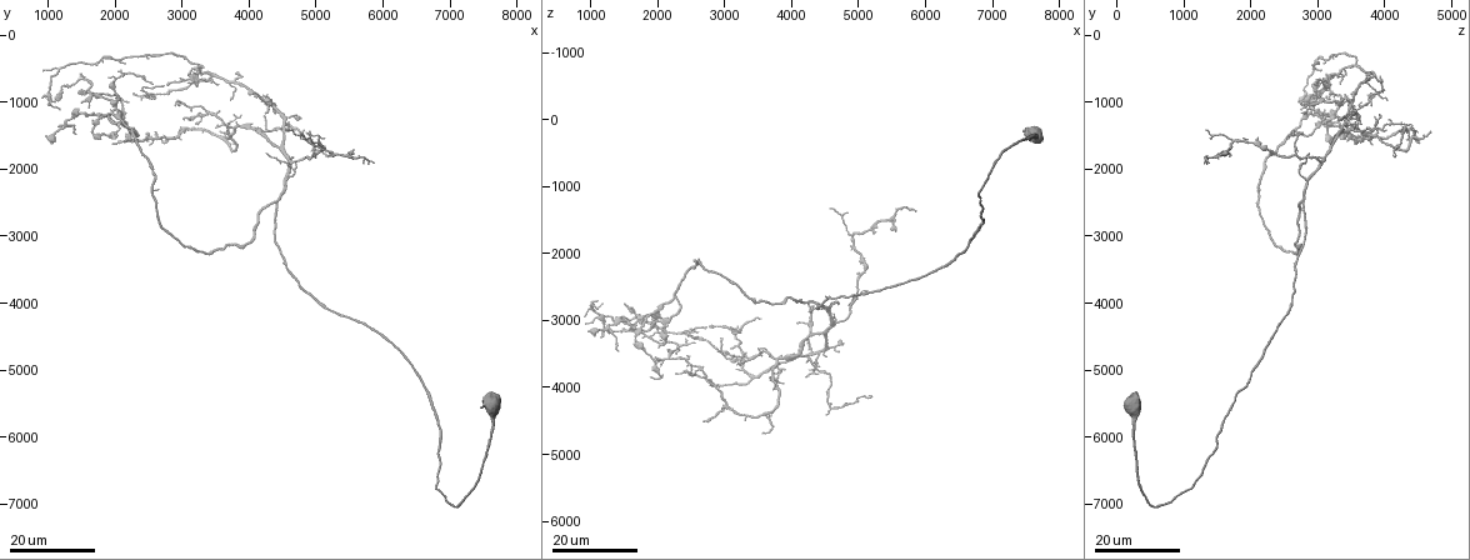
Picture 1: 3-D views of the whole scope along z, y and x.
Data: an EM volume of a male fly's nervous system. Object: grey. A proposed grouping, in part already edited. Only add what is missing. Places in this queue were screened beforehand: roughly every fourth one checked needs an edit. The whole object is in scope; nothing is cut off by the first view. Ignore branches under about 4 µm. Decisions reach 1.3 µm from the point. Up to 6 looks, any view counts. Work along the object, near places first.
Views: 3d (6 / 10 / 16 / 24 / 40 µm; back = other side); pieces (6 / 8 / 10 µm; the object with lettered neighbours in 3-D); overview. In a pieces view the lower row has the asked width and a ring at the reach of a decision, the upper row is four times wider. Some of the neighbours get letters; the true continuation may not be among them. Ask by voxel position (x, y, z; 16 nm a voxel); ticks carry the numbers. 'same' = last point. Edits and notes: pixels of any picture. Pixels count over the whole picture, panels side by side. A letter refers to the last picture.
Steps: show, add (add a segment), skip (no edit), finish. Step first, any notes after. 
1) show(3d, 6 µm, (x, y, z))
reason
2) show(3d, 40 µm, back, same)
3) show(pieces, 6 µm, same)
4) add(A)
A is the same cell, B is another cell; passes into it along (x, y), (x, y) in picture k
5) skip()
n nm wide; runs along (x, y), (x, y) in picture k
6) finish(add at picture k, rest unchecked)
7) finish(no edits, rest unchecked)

show(3d, 24 µm, (3000, 1000, 3300))
long arm stops here

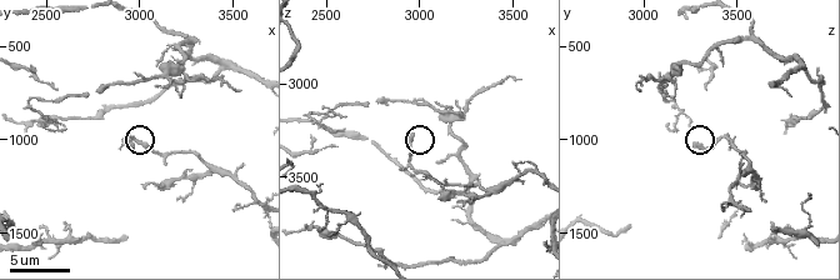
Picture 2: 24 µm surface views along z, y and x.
show(pieces, 6 µm, (2960, 1020, 3280))
see the neighbours

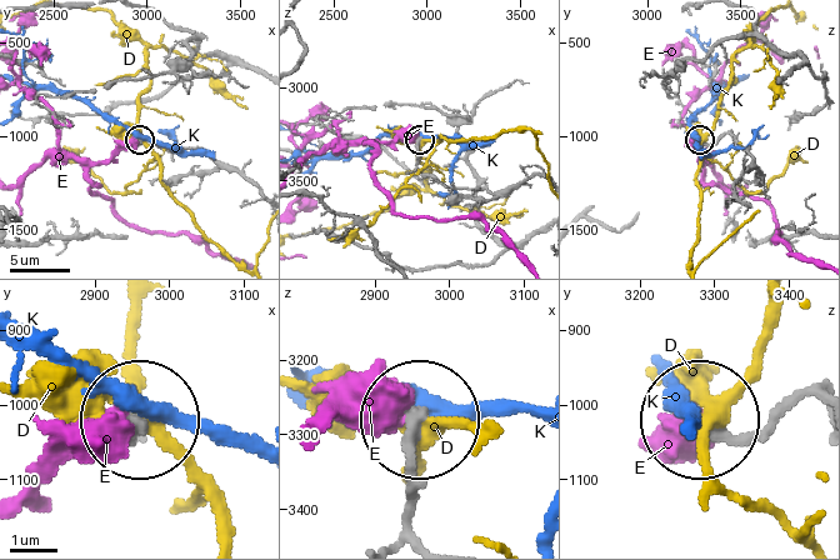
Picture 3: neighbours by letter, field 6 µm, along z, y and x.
skip()
D, E and K are other cells; runs along (419, 536), (419, 420) in picture 3; no lettered segment goes on from it

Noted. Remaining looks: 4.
show(3d, 16 µm, (1900, 1250, 3850))
long arm stops here

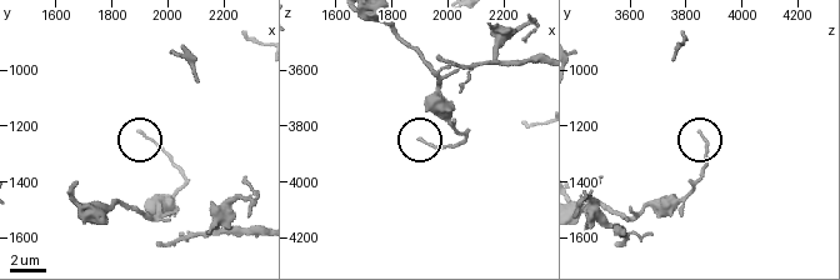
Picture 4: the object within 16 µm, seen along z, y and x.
show(pieces, 8 µm, (1900, 1220, 3860))

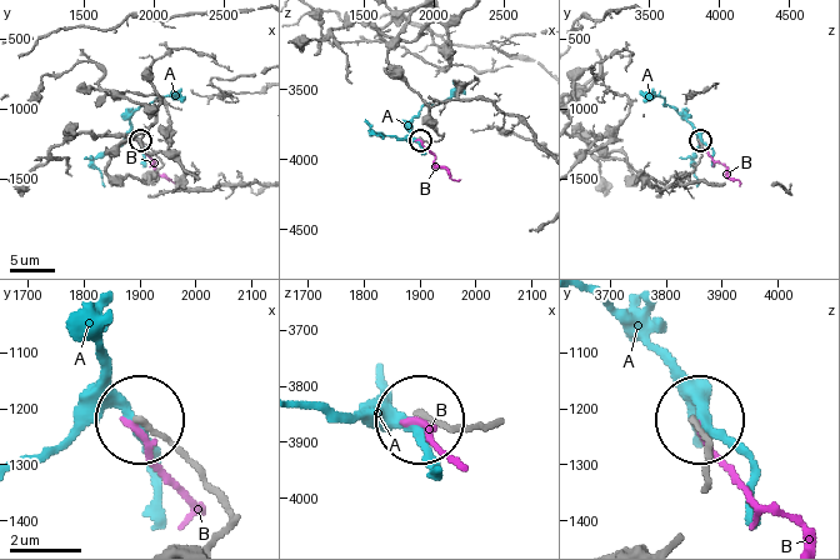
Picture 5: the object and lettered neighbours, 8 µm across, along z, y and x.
skip()
120 nm wide; A and B are other cells; runs along (704, 481), (695, 421) in picture 5; none of them fits

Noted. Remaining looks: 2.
show(3d, 16 µm, (1950, 1650, 3550))

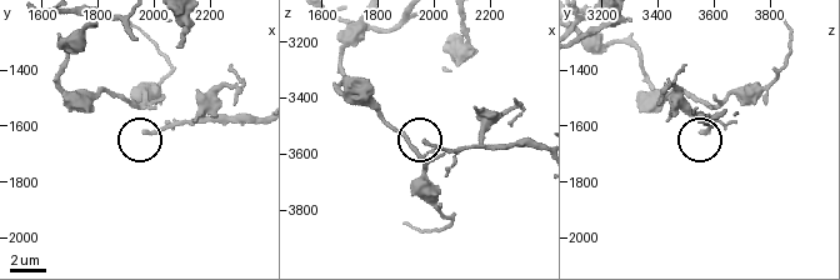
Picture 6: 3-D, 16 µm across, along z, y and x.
show(pieces, 10 µm, (1960, 1630, 3550))
what lies round it

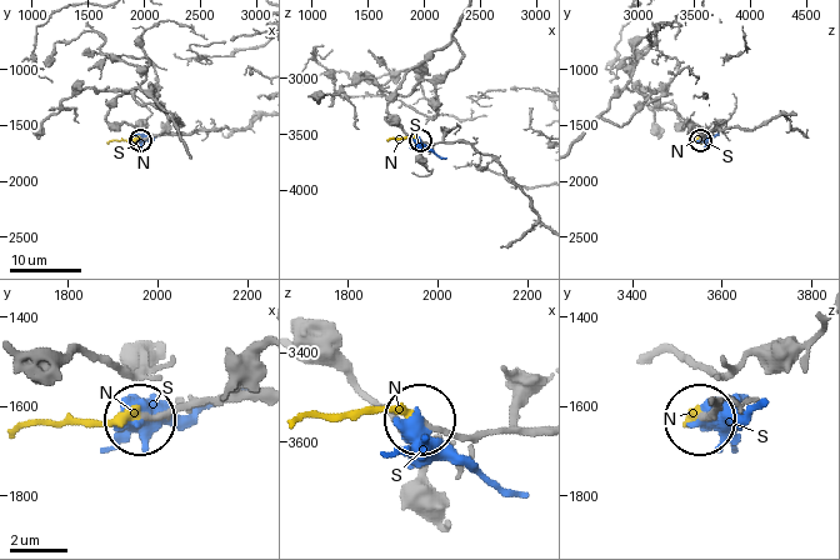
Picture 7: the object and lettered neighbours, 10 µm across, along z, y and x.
add(N)
200 nm wide; N is the same cell, S is another cell; passes into it along (158, 135), (108, 143) in picture 7; it goes on there

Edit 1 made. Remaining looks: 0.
finish(add at picture 7, rest unchecked)

